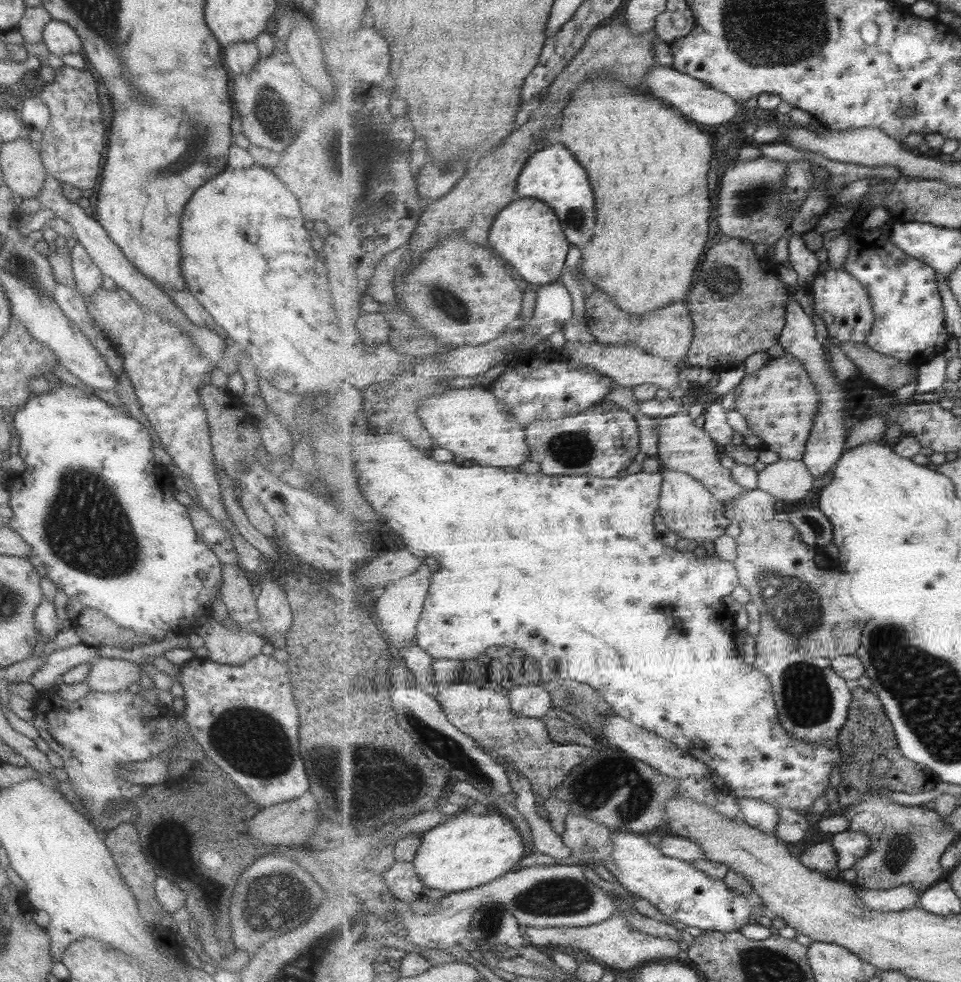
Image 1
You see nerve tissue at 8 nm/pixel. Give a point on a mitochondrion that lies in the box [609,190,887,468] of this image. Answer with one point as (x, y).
(726, 281)

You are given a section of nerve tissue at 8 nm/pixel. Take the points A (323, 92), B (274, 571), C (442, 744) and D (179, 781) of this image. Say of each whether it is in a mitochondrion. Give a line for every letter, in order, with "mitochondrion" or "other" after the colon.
A: other
B: other
C: mitochondrion
D: other

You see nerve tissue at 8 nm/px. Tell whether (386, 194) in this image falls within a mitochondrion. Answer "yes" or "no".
yes

